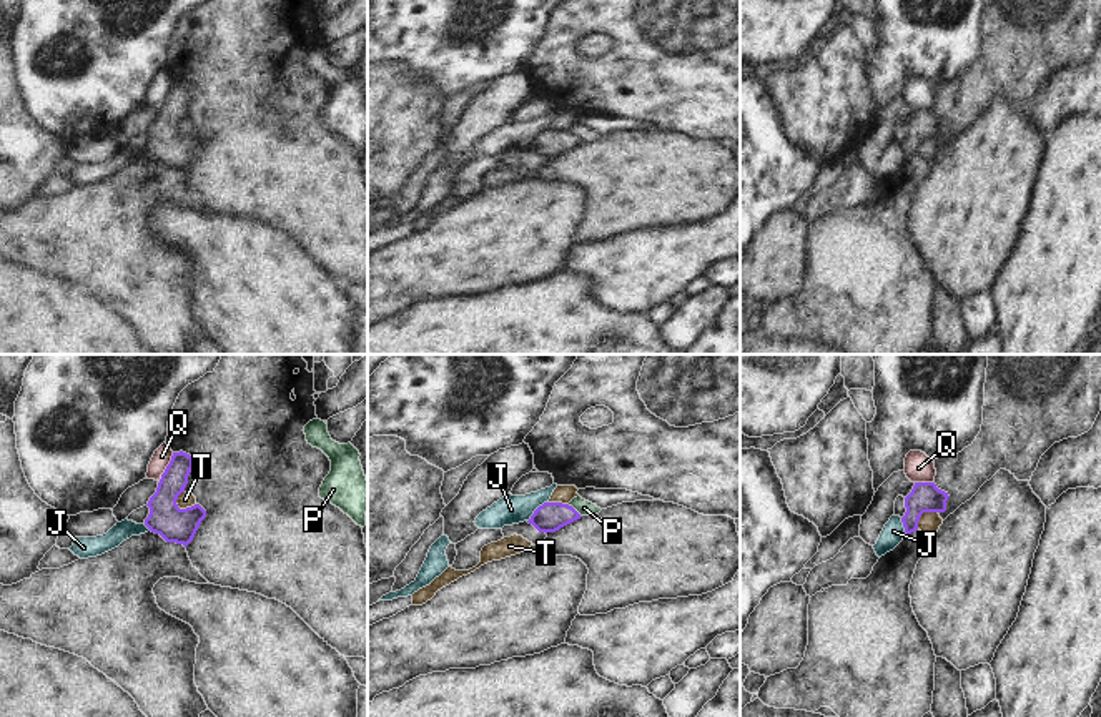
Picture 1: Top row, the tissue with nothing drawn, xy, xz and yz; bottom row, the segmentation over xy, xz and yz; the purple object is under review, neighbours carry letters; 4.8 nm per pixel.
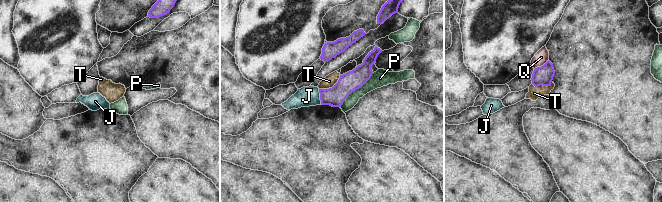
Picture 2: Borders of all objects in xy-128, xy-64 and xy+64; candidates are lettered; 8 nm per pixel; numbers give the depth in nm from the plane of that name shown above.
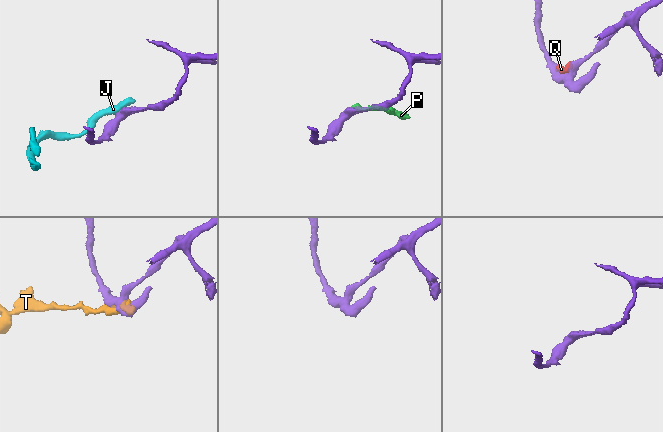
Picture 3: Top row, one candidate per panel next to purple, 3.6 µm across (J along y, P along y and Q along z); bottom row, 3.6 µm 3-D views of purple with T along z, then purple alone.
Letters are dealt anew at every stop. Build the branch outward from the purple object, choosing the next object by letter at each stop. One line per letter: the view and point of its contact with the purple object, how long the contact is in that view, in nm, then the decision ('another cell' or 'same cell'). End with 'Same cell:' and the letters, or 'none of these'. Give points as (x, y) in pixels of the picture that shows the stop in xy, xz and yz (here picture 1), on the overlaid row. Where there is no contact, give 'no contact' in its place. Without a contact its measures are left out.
J: contact xz (536, 509); length 140 nm; another cell
P: contact xz (574, 509); length 90 nm; another cell
Q: contact xy (167, 468); length 170 nm; another cell
T: contact xy (183, 509); length 110 nm; another cell
Same cell: none of these

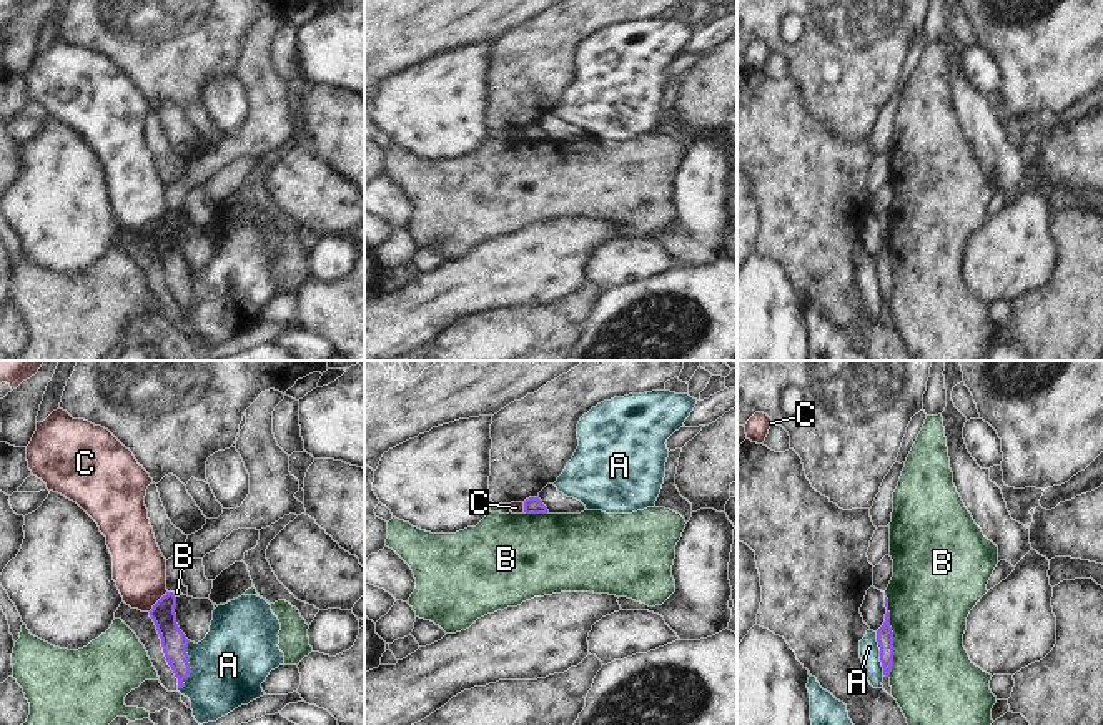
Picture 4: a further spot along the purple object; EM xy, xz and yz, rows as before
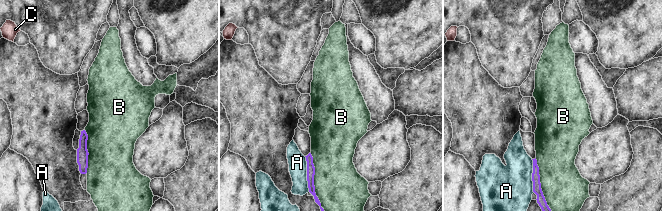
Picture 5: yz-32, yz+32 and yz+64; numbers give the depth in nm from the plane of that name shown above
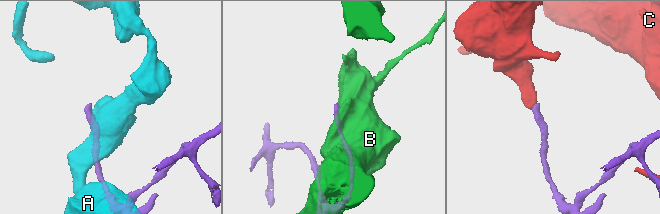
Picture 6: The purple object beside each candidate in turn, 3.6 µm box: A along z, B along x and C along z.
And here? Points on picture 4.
A: contact xy (188, 665); length 240 nm; another cell
B: contact yz (892, 636); length 400 nm; another cell
C: contact xy (158, 601); length 140 nm; another cell
Same cell: none of these

